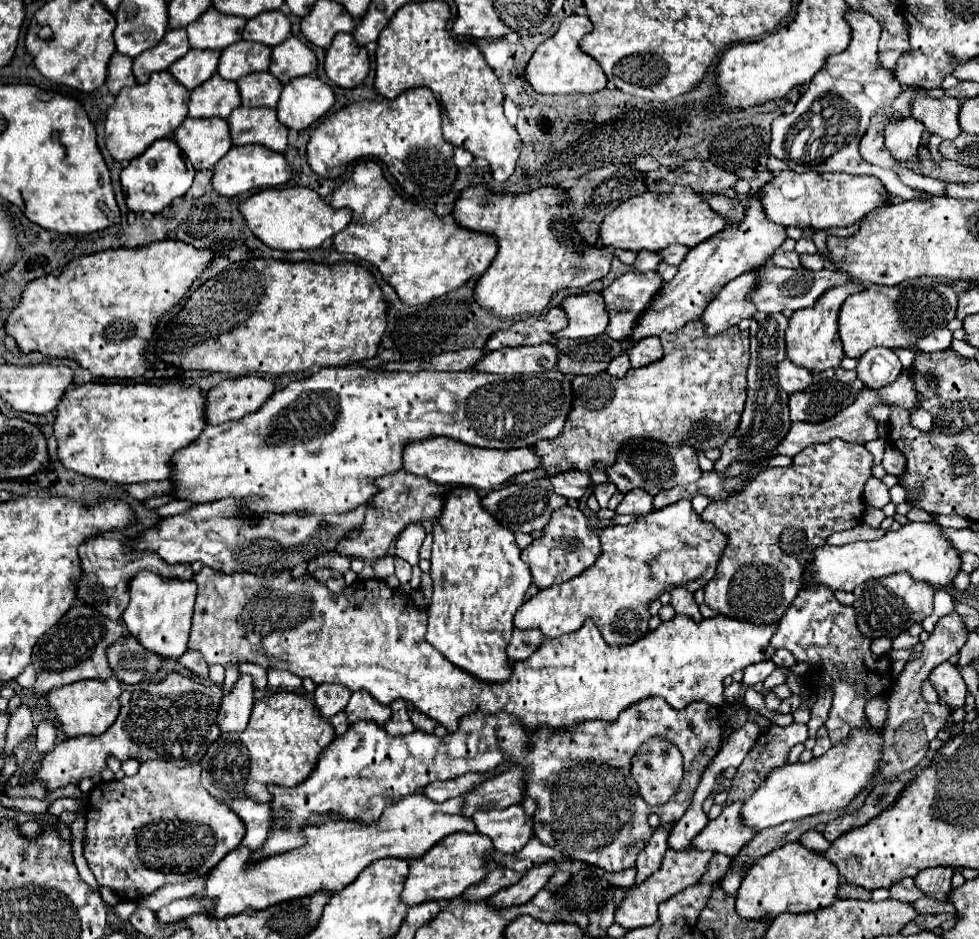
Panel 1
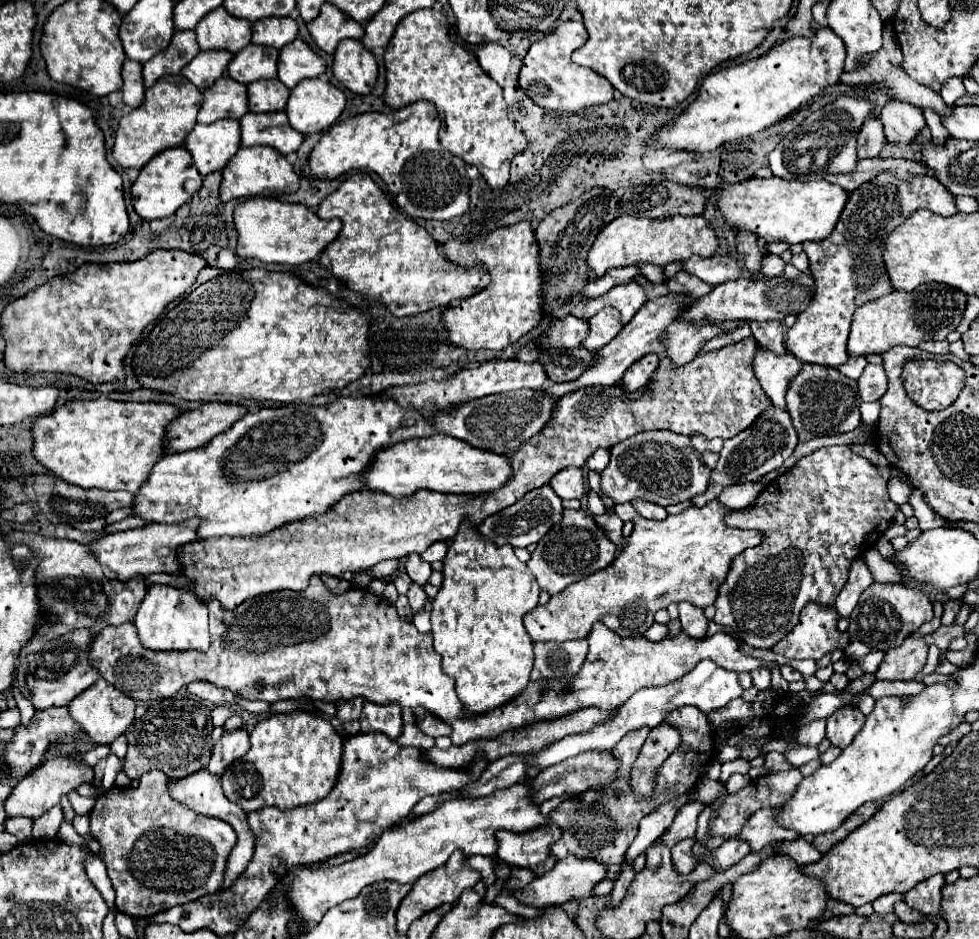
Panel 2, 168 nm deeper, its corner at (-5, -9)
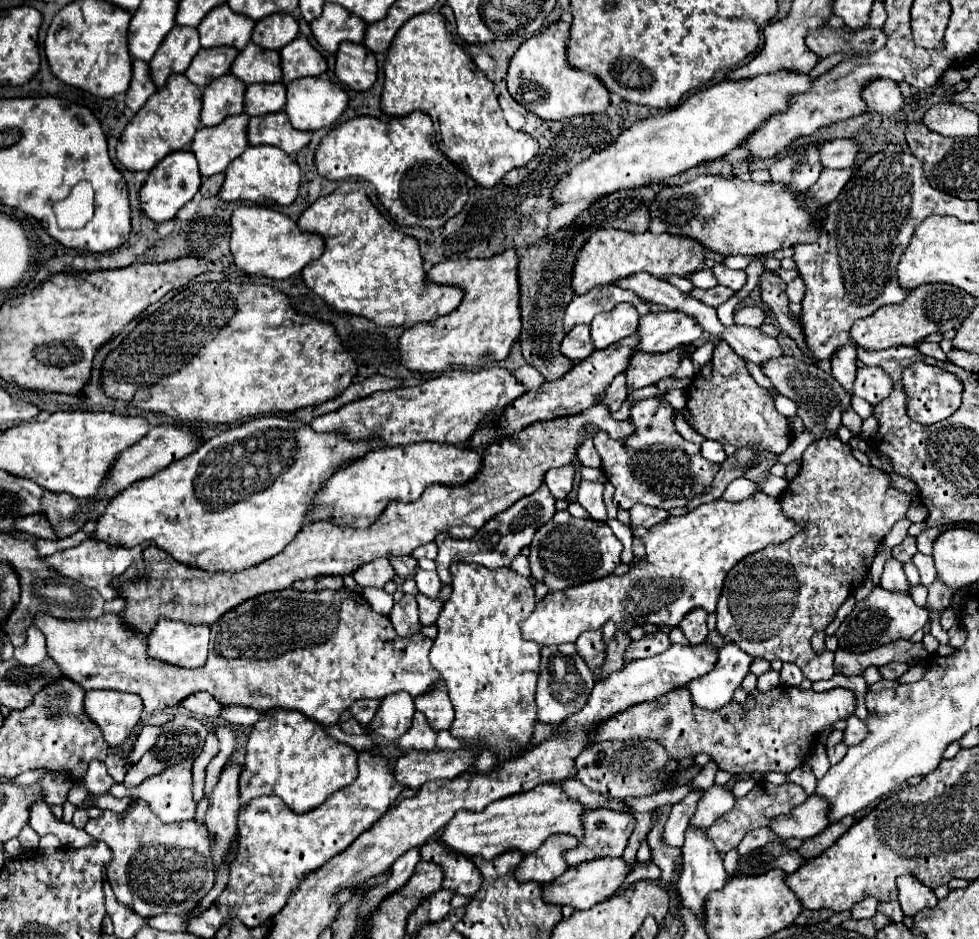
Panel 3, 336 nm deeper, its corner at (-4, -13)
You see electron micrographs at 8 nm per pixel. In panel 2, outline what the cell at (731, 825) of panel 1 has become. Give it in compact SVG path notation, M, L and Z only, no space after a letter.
M768 808L768 810L754 812L746 820L744 828L740 830L740 834L736 838L748 842L754 852L760 852L768 842L774 842L774 840L796 840L798 834L778 826L774 822L774 810Z

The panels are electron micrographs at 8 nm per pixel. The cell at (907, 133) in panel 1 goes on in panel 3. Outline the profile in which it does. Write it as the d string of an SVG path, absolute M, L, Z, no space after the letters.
M887 78L871 80L871 84L867 84L863 88L861 98L865 100L865 104L871 112L875 110L883 118L899 118L901 116L903 96L901 96L899 86L893 80L887 80Z

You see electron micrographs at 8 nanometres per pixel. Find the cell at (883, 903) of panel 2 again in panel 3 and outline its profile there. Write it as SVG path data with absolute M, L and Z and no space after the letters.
M875 898L861 900L859 904L855 904L851 908L851 918L873 918L877 912L877 904L879 904L879 900L875 900Z

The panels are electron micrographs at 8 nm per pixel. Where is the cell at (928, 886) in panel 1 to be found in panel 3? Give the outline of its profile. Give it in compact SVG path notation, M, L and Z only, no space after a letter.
M899 876L897 880L899 904L905 916L915 916L923 908L933 908L937 904L937 896L923 882L915 880L915 876Z

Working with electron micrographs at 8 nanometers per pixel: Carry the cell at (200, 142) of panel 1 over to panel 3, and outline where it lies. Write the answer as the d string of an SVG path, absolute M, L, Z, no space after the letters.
M243 112L239 116L229 116L213 128L201 126L193 138L191 152L195 154L201 176L209 178L213 174L225 172L229 162L243 154L247 144L247 124L249 116Z

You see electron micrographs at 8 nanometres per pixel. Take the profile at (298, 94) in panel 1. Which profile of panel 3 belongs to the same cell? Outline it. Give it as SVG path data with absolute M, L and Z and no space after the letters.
M309 76L309 78L299 78L299 80L293 80L289 86L287 86L287 104L285 104L285 112L293 124L293 128L297 130L319 130L319 128L325 128L325 126L331 126L347 108L347 92L331 82L331 80L325 80L325 78L315 78L315 76Z

